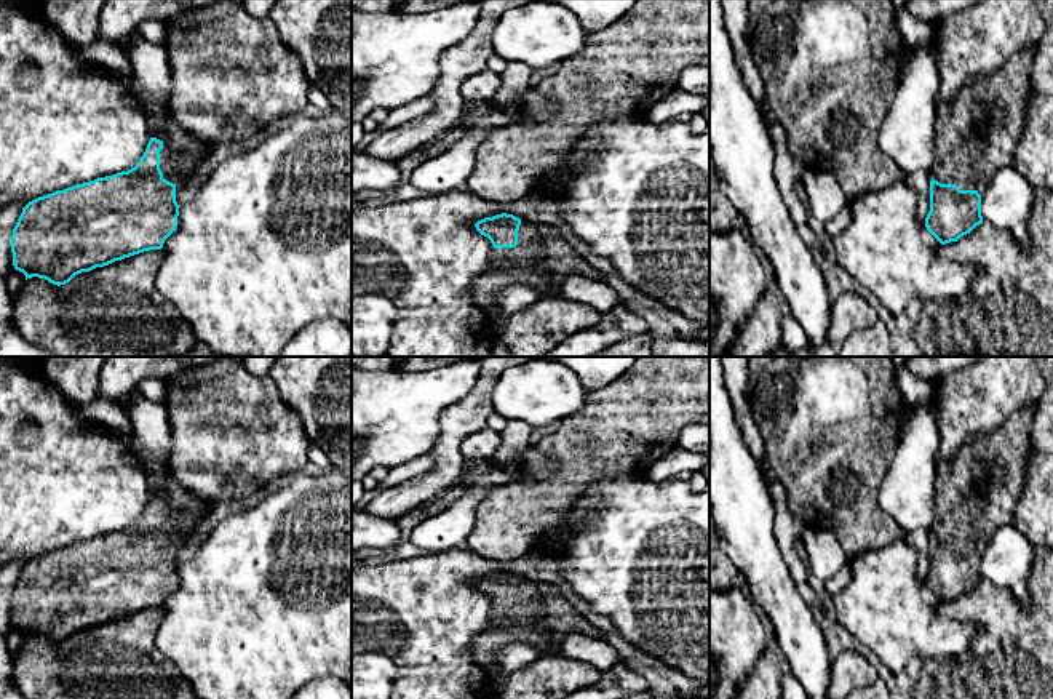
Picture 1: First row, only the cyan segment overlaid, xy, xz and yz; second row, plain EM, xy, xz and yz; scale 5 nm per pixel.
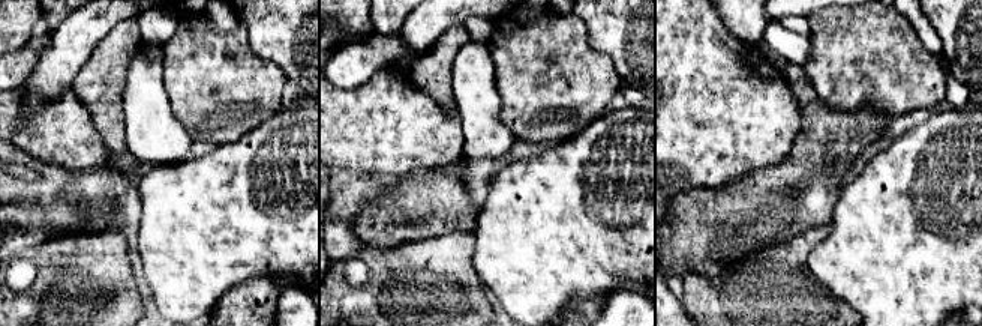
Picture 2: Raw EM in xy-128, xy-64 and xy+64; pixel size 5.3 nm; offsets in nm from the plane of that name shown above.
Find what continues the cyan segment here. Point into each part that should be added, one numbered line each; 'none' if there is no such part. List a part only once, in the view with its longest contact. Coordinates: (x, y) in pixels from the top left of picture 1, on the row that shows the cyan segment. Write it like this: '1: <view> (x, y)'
1: xy (194, 151)

